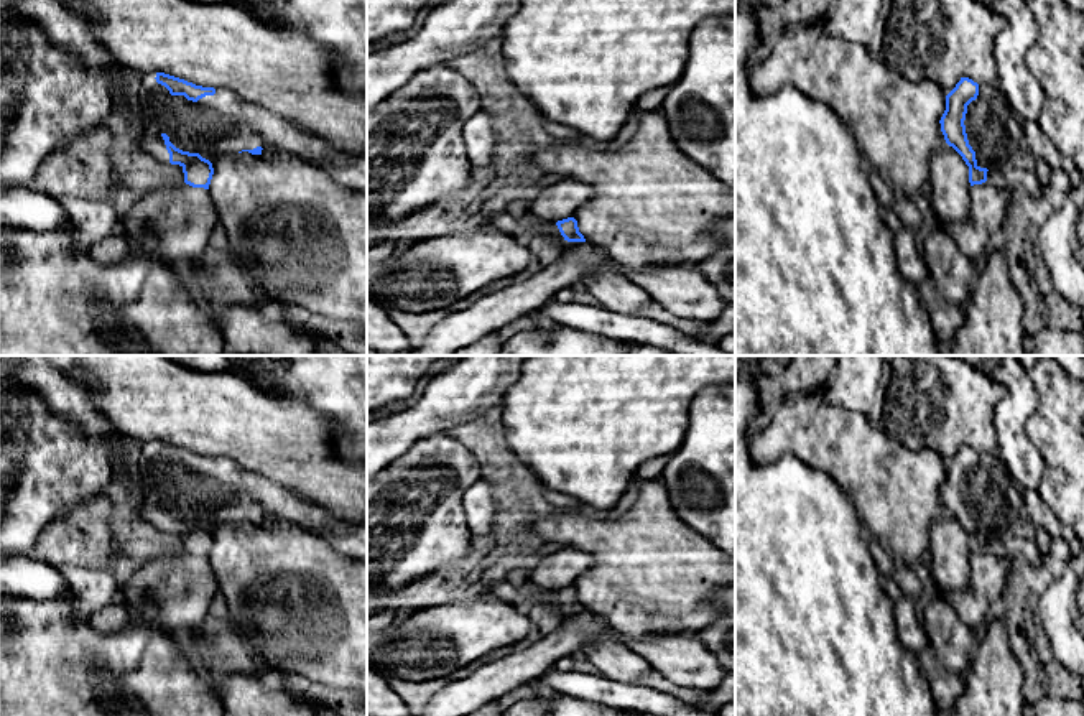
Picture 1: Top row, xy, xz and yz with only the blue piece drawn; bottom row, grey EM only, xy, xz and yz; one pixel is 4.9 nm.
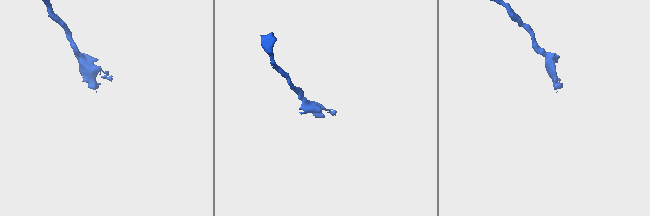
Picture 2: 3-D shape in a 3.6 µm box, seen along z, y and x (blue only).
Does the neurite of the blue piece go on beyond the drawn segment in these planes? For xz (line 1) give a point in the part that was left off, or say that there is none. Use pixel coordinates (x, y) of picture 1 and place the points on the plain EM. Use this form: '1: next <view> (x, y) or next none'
1: next none

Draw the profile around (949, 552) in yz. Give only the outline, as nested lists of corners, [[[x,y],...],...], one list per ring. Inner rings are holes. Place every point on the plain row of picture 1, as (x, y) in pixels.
[[[947,512],[941,520],[931,522],[928,550],[929,570],[939,597],[962,591],[967,584],[969,535]]]

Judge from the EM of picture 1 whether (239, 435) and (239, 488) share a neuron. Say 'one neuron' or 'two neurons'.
two neurons

